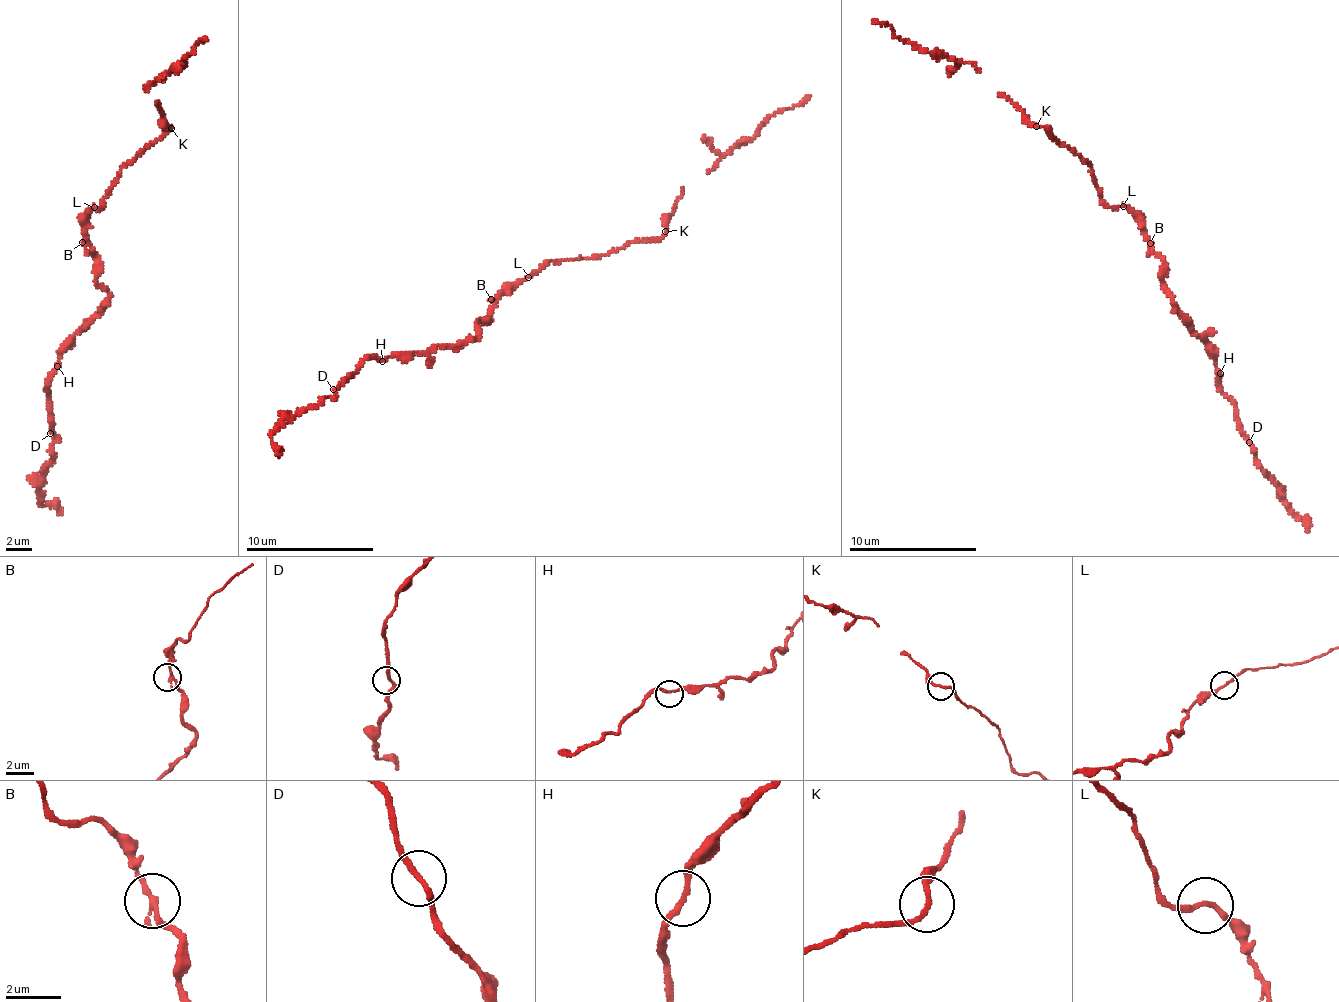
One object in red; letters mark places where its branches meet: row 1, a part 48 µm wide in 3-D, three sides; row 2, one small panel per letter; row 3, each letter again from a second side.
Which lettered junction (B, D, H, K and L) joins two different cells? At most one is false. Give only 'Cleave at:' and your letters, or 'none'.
Cleave at: none

